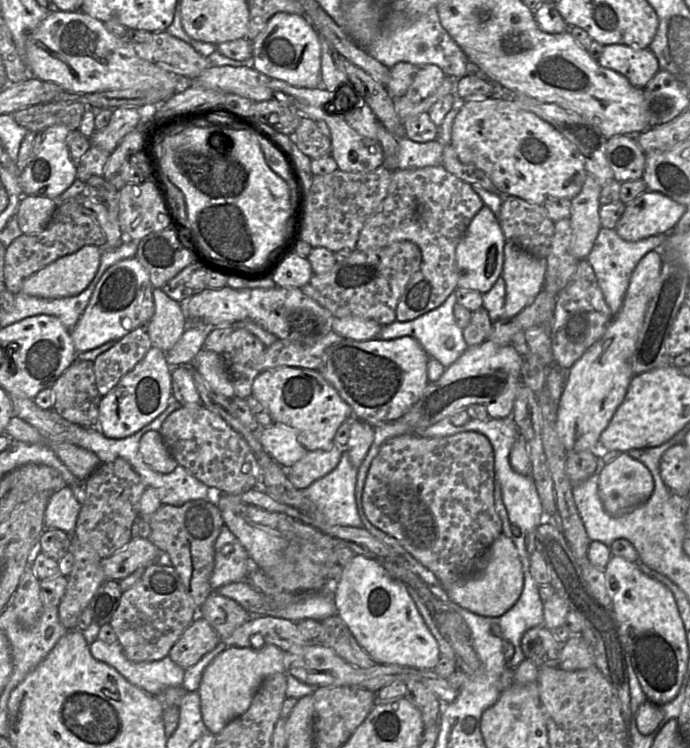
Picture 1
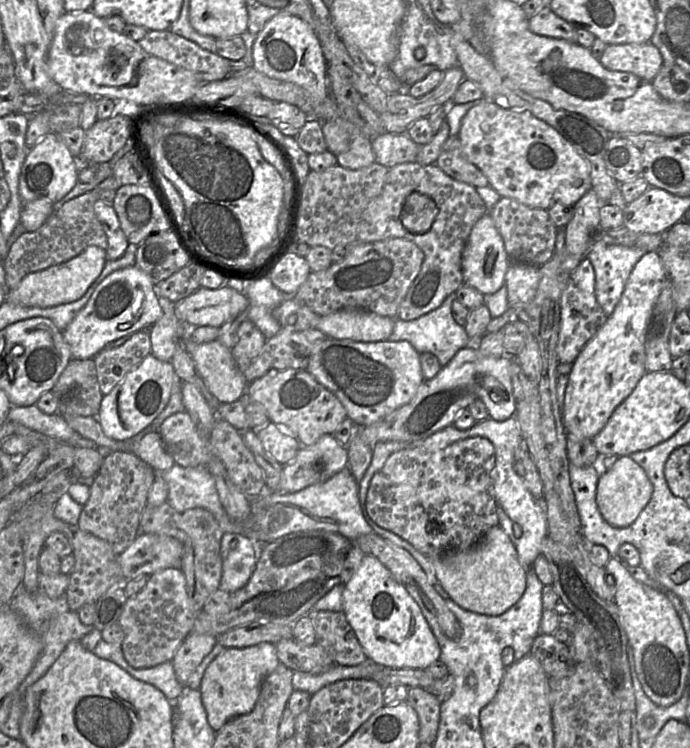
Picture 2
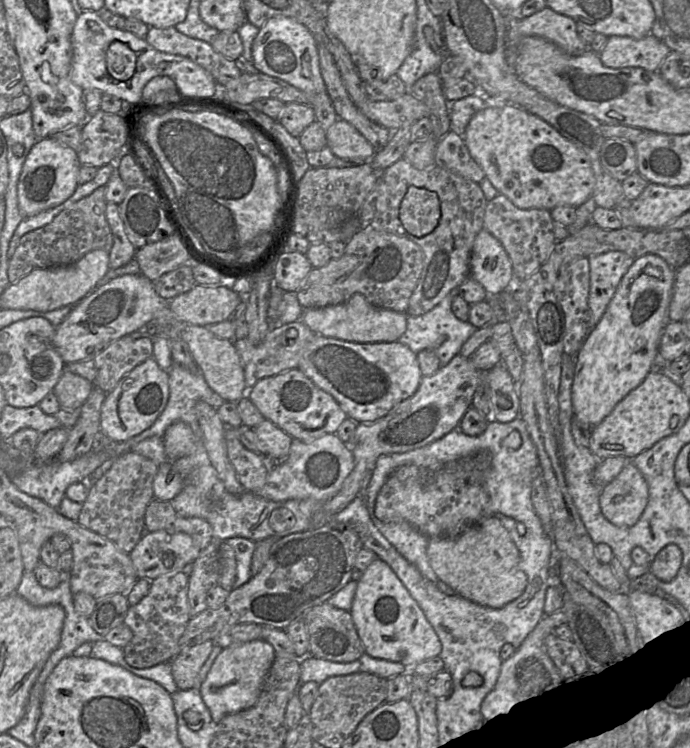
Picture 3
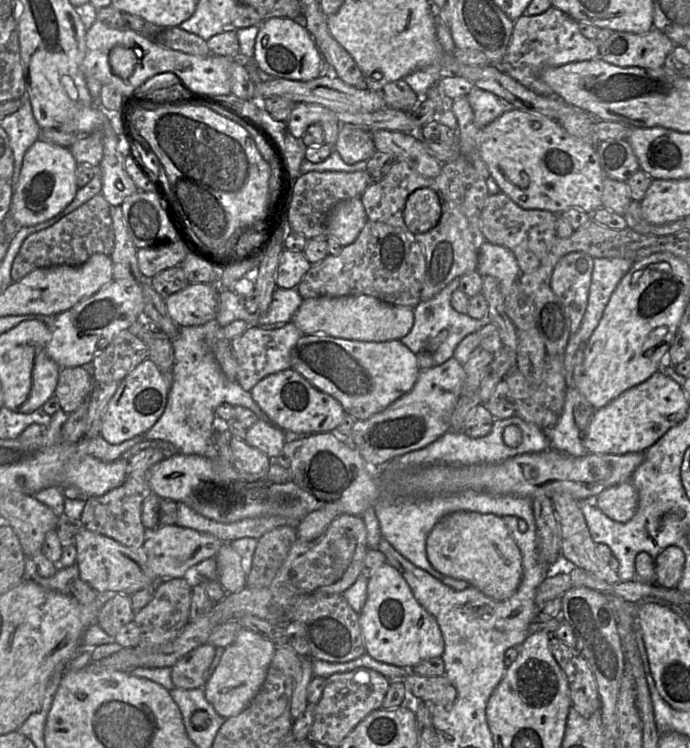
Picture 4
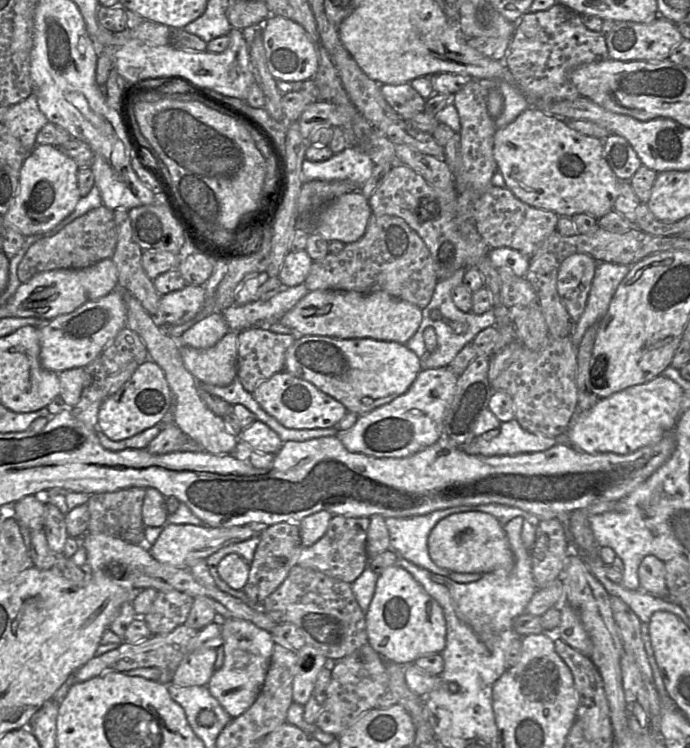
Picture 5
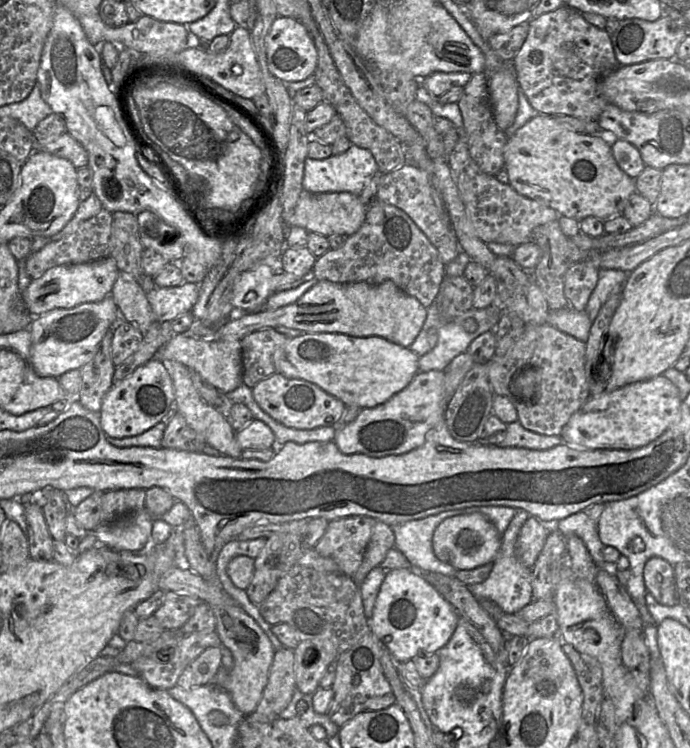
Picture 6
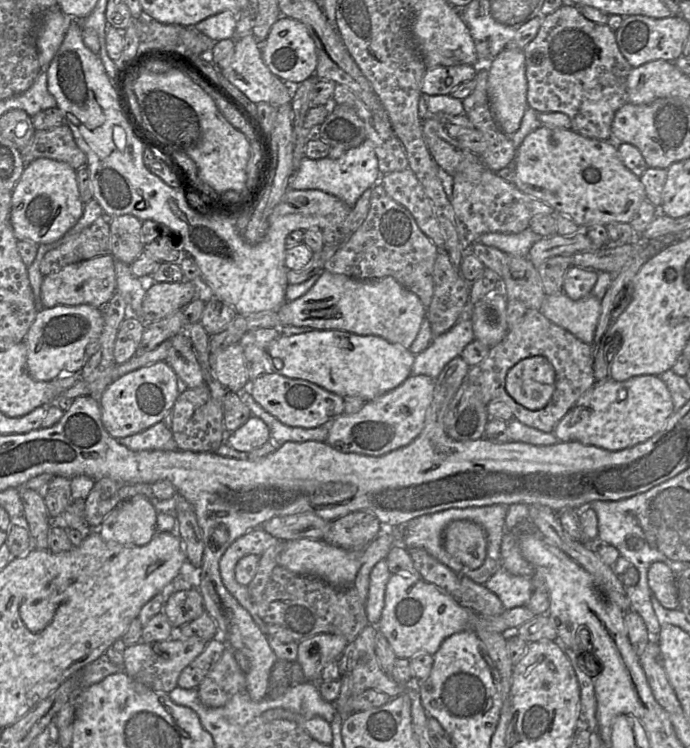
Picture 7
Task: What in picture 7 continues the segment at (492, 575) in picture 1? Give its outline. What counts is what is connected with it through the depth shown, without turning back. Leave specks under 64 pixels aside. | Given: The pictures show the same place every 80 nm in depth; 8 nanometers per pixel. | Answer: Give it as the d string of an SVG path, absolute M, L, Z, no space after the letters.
M455 520L443 532L447 553L469 569L479 568L487 557L487 536L482 526L469 520Z

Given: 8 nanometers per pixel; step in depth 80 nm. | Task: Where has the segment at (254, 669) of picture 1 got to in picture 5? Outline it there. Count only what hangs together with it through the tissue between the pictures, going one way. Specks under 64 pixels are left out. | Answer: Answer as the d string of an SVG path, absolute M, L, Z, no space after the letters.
M222 619L222 637L224 662L220 669L214 671L207 688L225 711L235 718L247 711L257 699L276 643L271 633L241 619Z

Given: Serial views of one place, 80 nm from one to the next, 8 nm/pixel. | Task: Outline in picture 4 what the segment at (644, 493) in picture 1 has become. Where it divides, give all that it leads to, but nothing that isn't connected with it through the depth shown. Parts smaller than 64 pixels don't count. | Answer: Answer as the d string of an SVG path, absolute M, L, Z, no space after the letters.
M631 480L615 484L601 492L596 504L610 519L628 522L638 508L638 492Z

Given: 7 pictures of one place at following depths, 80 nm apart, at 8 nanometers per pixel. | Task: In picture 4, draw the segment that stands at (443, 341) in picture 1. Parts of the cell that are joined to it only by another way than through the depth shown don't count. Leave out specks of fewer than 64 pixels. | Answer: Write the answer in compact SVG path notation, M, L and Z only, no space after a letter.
M455 278L435 297L426 302L420 302L413 309L414 323L411 331L400 339L400 342L409 348L414 354L419 353L425 348L426 342L430 338L437 337L442 331L447 331L447 337L433 354L434 366L439 366L447 362L454 356L457 346L468 335L478 332L490 321L488 317L477 320L471 318L468 314L458 313L451 305L451 296L459 288L460 278Z

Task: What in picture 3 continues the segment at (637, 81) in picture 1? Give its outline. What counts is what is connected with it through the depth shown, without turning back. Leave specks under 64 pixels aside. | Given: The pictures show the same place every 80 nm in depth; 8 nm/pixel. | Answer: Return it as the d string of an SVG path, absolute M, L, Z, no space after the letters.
M650 33L642 39L610 36L598 55L609 68L639 67L656 72L670 52L663 41Z

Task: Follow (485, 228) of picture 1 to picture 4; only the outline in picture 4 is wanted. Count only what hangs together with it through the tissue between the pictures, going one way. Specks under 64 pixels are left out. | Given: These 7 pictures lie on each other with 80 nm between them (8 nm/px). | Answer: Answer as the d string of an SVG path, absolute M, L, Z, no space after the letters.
M487 241L480 247L476 271L481 276L492 276L499 282L516 281L522 274L510 250Z

